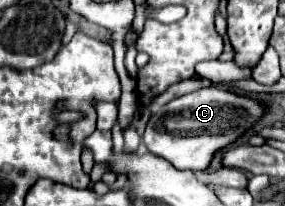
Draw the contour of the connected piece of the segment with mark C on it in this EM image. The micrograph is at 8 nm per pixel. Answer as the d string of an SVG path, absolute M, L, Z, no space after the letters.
M211 85L189 95L177 97L165 107L157 109L145 127L143 141L153 155L165 157L177 169L203 171L207 169L215 151L221 151L233 141L237 141L245 133L245 129L249 129L261 115L261 103L247 97L239 97L223 87Z

